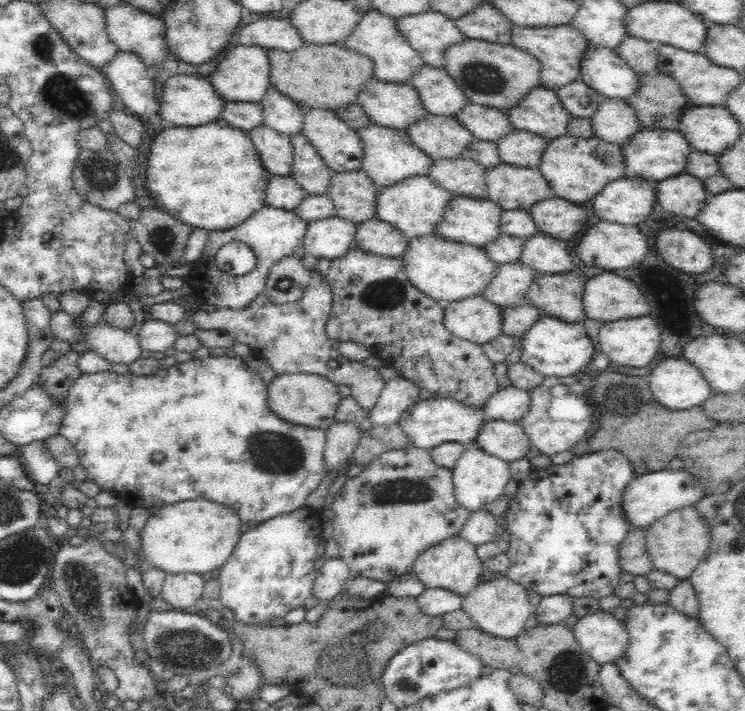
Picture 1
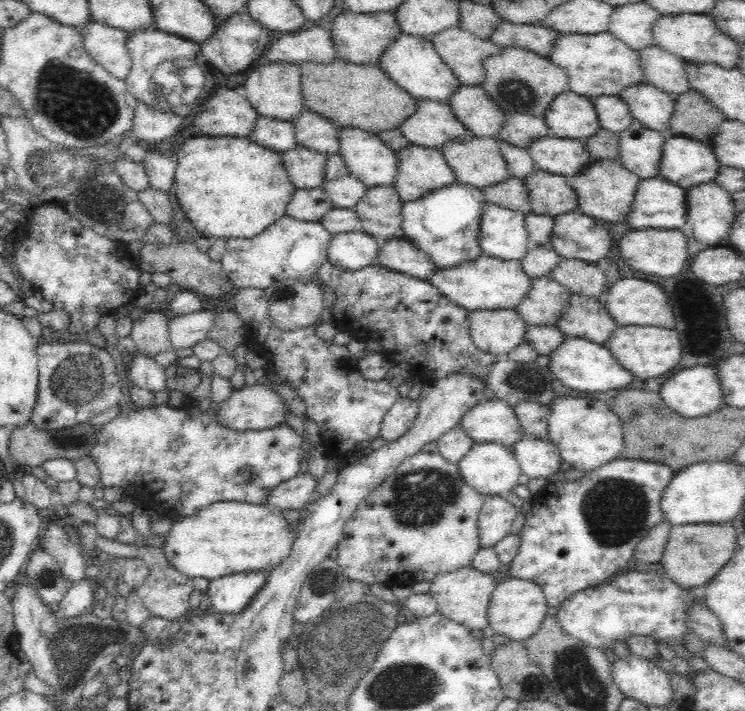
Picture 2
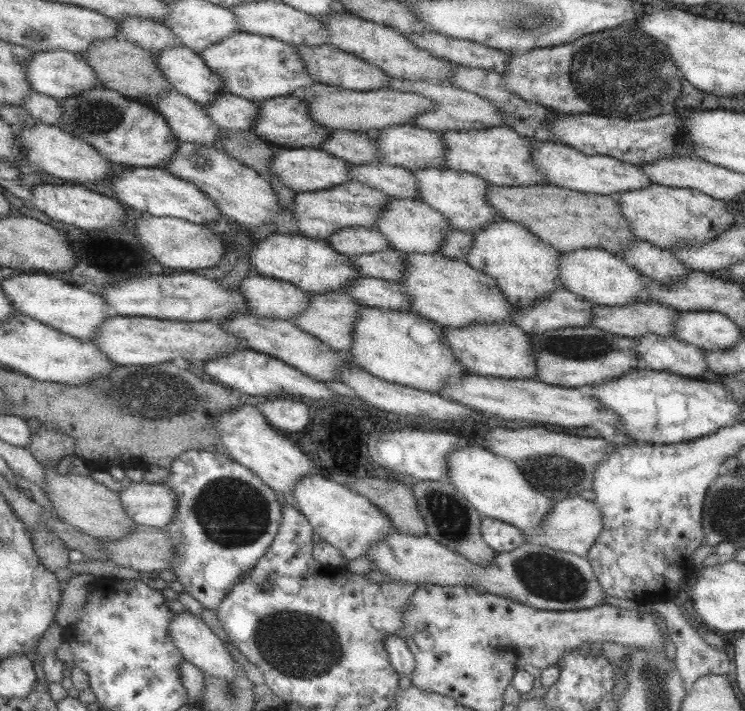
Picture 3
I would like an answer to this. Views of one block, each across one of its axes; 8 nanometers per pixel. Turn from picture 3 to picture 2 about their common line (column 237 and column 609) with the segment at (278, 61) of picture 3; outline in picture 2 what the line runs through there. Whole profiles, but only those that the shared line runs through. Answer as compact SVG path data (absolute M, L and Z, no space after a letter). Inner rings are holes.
M610 32L602 34L566 34L560 36L554 50L550 52L550 60L568 72L568 88L580 96L600 98L600 96L620 96L620 92L628 86L644 84L644 70L640 68L638 50L630 50L622 40L618 40Z

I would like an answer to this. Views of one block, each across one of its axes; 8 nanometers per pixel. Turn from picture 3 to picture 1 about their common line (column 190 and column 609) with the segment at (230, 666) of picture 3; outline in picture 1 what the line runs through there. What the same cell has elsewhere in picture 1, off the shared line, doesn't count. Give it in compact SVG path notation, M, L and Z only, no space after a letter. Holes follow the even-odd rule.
M598 610L596 614L586 614L572 628L574 640L588 652L598 664L616 662L626 654L628 634L624 624L612 616L612 612Z

